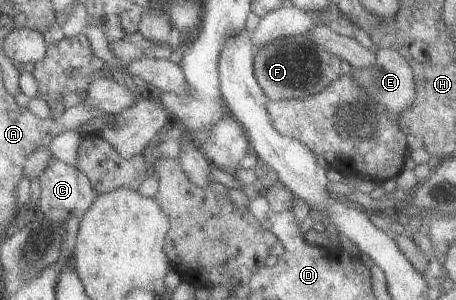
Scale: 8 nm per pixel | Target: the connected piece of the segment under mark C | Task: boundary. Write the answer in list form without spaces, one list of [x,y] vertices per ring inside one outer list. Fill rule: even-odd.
[[[56,158],[50,161],[37,181],[41,195],[35,205],[49,220],[67,221],[73,214],[81,218],[95,199],[89,179],[75,166]]]

